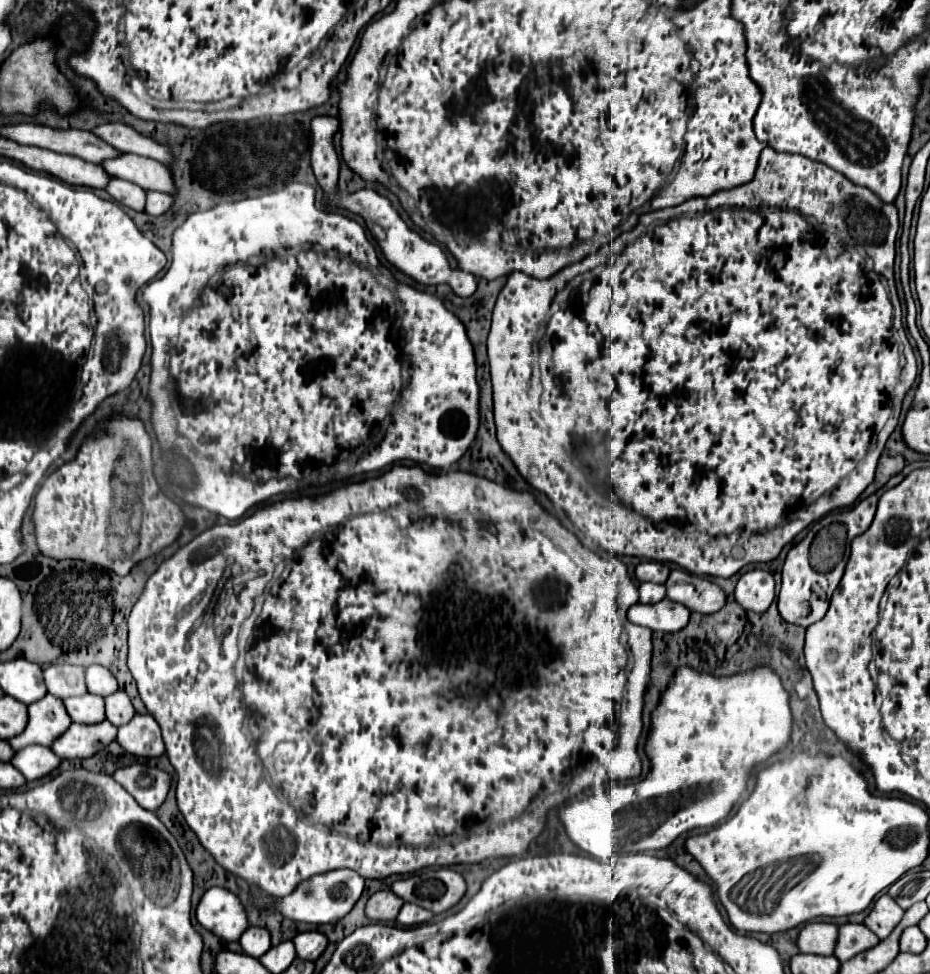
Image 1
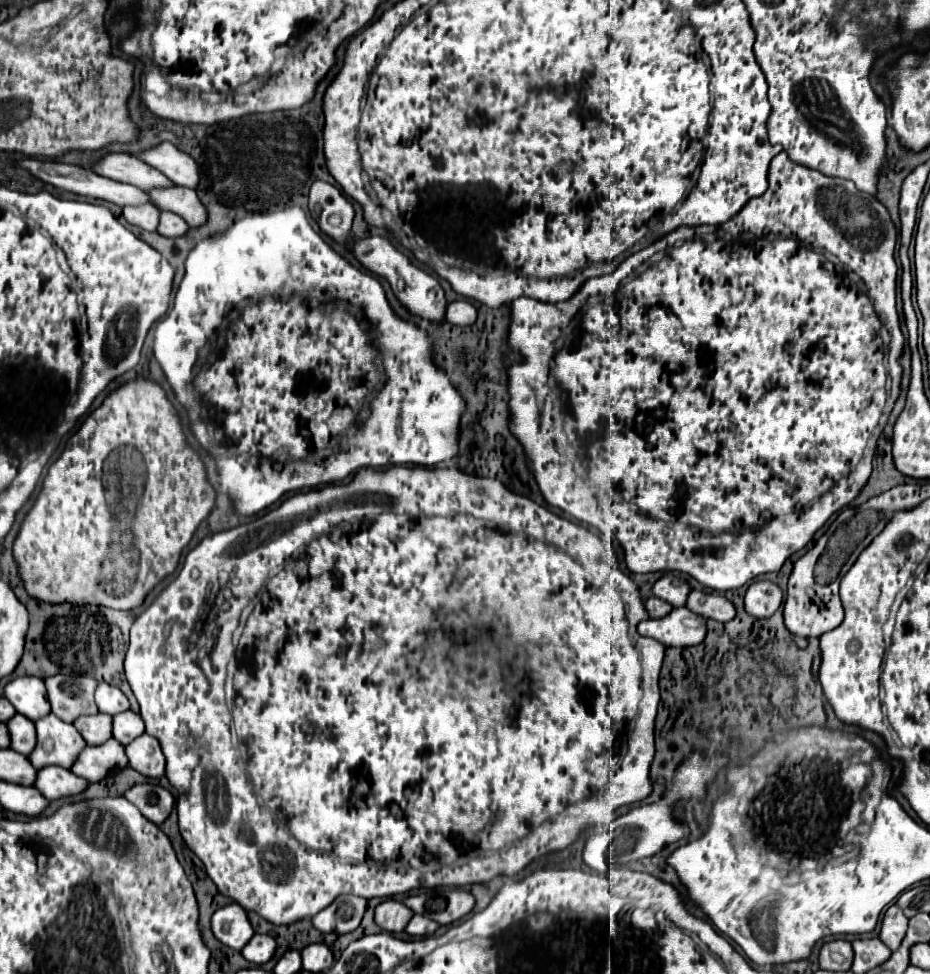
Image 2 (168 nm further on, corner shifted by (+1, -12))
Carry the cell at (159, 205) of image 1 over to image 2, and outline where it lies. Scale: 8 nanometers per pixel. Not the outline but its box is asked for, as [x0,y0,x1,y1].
[156,212,188,238]

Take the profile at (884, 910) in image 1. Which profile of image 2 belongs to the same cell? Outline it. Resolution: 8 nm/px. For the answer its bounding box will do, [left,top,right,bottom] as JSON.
[878,904,908,950]

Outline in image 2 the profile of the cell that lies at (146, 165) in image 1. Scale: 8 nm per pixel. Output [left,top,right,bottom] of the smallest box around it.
[146,186,206,226]

